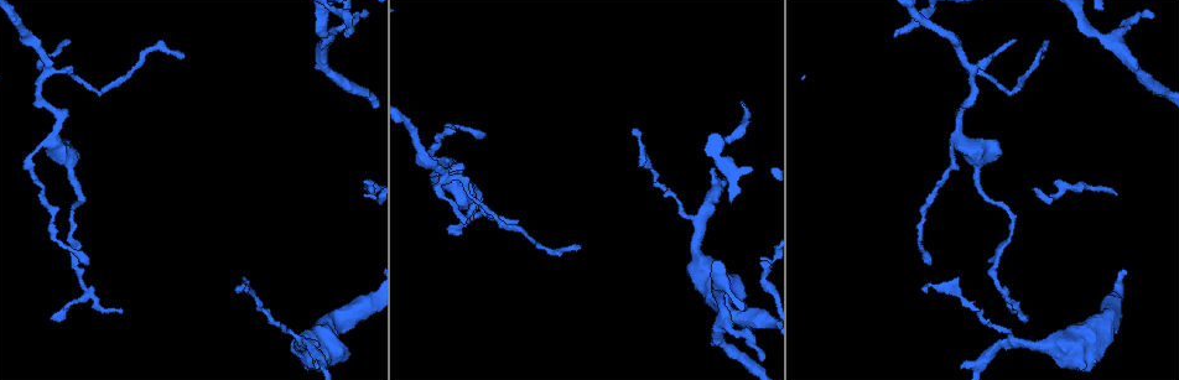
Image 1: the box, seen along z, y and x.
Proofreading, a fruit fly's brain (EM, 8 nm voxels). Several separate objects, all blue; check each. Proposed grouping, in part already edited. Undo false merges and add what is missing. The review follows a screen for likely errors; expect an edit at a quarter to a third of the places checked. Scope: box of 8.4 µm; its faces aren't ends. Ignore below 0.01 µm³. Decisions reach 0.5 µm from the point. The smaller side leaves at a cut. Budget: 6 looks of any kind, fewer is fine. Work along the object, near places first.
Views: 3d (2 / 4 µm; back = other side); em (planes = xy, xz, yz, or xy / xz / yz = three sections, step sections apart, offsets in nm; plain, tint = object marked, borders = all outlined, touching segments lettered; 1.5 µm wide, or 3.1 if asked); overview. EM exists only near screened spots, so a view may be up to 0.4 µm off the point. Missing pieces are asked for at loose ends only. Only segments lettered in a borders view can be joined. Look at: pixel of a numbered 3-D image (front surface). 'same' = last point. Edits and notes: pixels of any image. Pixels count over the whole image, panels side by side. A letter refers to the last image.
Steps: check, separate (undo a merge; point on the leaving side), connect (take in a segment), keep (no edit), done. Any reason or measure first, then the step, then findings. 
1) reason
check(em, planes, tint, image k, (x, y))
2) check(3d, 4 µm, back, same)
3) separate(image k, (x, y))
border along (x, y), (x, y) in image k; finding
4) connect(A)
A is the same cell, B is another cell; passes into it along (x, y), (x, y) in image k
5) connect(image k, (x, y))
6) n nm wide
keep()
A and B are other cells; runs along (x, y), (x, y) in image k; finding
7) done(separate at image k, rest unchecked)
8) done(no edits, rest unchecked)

thin end
check(3d, 4 µm, image 1, (743, 102))

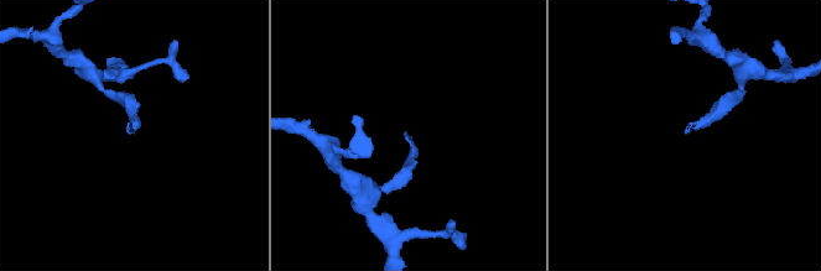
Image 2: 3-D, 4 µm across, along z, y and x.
shape alone is not enough
check(em, planes, plain, image 2, (686, 133))

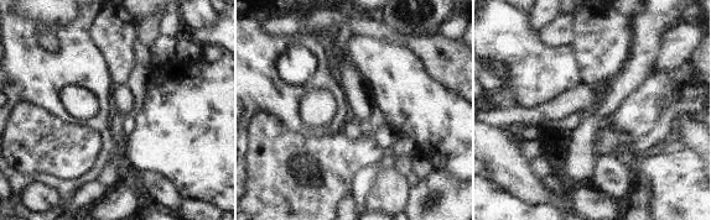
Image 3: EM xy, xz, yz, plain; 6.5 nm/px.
check(em, planes, borders, same)

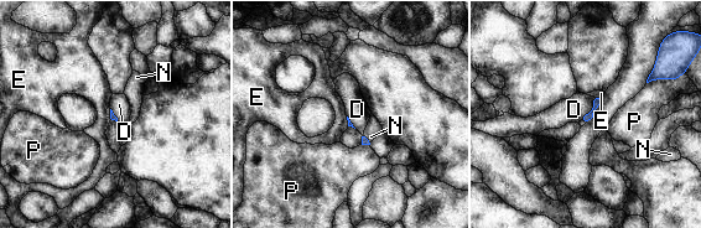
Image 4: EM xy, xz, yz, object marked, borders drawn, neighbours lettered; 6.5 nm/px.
connect(D)
D is the same cell, E, N and P are other cells; passes into it along (597, 99), (592, 108), (574, 109) in image 4; the cell continues

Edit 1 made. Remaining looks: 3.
see it whole again
check(overview)

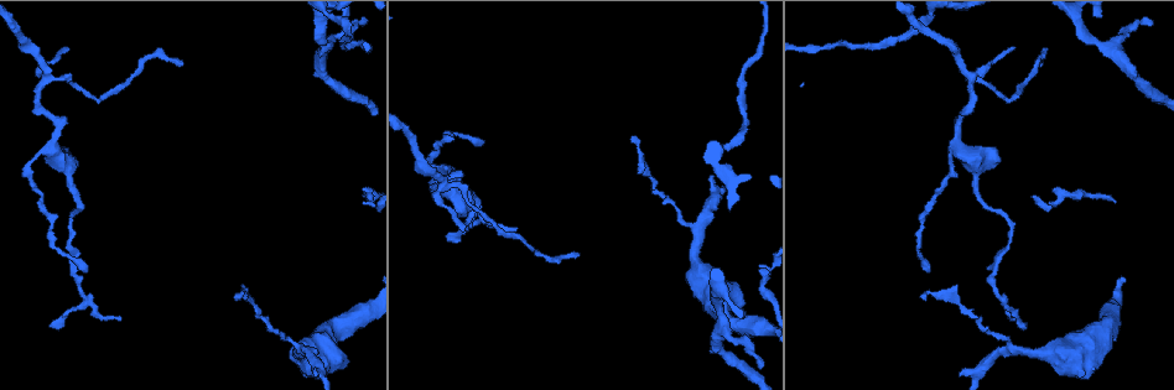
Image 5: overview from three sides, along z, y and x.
sharp bend
check(3d, 2 µm, image 5, (971, 76))

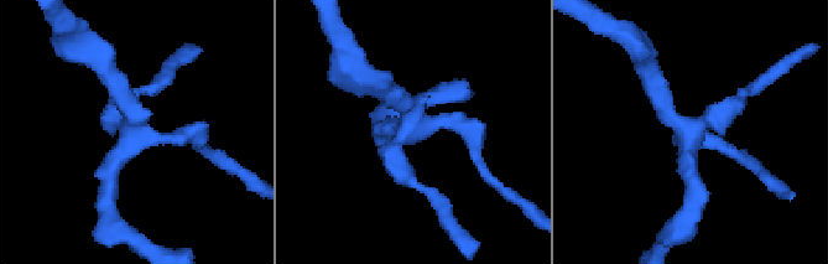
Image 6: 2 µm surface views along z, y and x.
check(em, planes, borders, image 6, (421, 128))

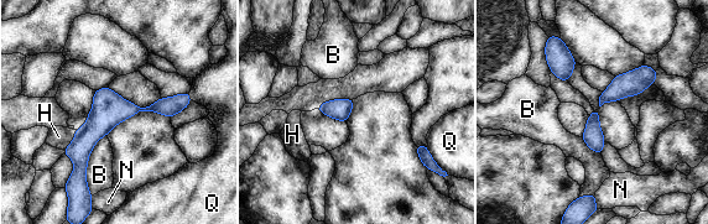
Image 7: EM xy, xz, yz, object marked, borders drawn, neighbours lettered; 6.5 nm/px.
keep()
B, H, N and Q are other cells; border along (105, 135), (88, 159), (88, 191) in image 7; continuous, no second cell

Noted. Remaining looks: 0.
done(connect at image 4, rest unchecked)

